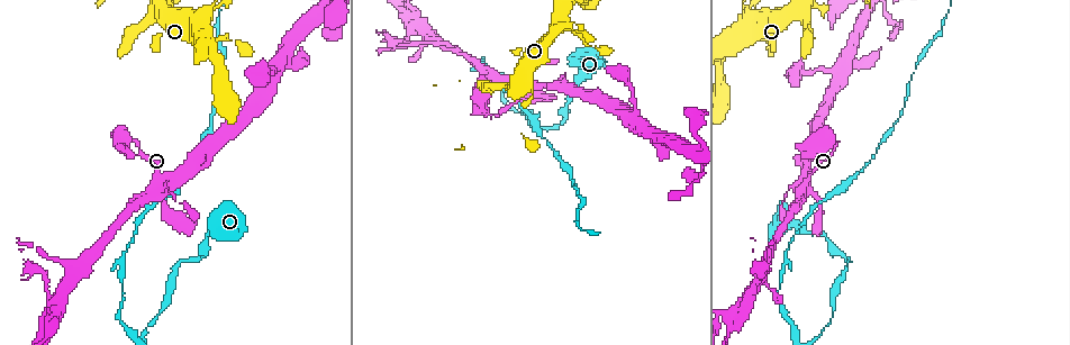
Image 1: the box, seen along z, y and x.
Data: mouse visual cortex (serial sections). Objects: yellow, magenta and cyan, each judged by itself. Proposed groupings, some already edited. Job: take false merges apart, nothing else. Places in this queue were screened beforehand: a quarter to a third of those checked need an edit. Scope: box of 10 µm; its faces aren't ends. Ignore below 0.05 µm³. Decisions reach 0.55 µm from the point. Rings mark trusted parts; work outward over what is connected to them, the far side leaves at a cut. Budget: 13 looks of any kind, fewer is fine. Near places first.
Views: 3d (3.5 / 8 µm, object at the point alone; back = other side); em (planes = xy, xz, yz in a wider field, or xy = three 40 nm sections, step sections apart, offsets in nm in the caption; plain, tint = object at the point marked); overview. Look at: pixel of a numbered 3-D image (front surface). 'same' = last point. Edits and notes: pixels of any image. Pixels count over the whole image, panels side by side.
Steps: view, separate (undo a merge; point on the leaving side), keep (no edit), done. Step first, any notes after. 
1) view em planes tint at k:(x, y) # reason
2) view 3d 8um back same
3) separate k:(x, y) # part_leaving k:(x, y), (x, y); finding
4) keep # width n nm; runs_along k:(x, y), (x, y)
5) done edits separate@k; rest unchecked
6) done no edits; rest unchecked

view 3d 8um back at 1:(486, 112) # sharp bend

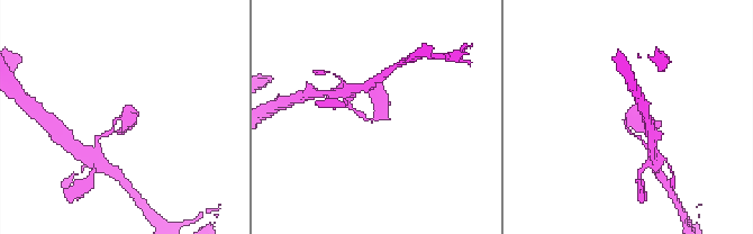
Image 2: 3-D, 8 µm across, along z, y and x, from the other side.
view em xy step 5 tint same # shape alone is not enough

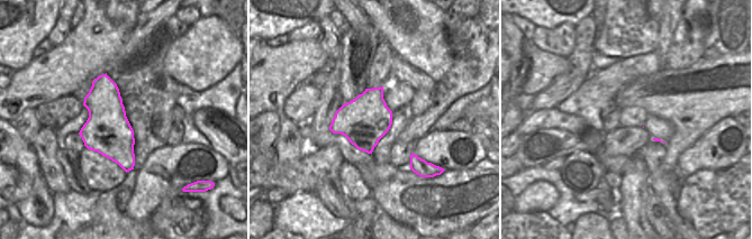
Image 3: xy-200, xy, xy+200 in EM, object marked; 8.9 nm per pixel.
keep # runs_along 2:(354, 110), (365, 120), (380, 113), (381, 84); all the same cell

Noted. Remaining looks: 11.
view 3d 8um at 1:(799, 189) # thick turns thin

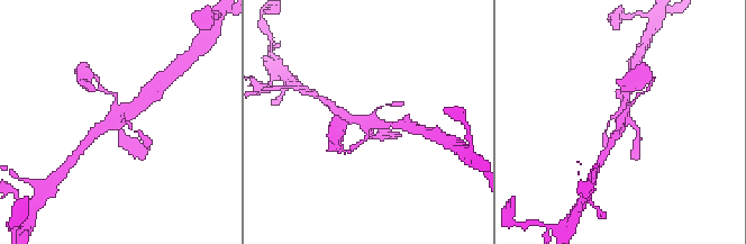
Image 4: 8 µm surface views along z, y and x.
view 3d 3.5um same # zoom in

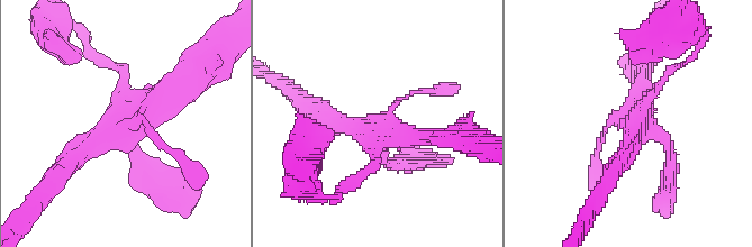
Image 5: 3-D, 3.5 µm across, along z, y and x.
view em xy step 5 tint at 5:(114, 128)

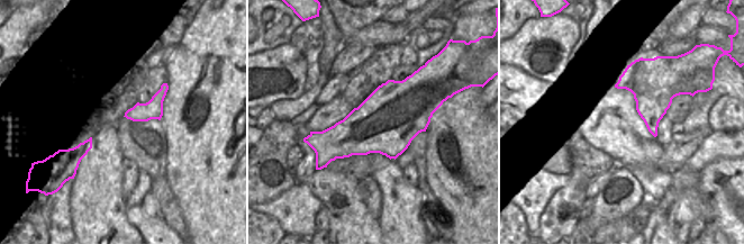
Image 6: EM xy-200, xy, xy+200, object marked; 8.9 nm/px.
keep # runs_along 5:(120, 70), (125, 118), (59, 176); one cell here

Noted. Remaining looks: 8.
view 3d 3.5um back at 1:(412, 15) # four arms meet

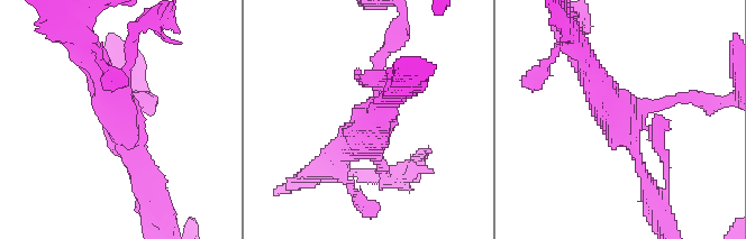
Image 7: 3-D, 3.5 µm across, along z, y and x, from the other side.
view em xy step 3 tint at 7:(120, 122) # arms 4; arm_widths 150, 150, 200, 300 nm

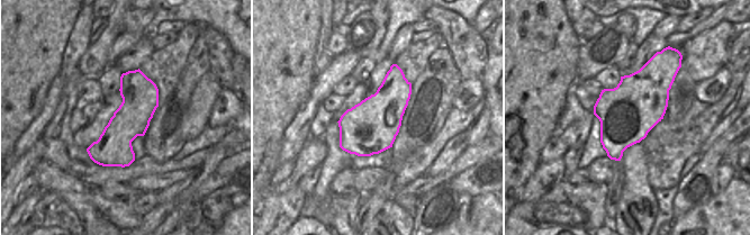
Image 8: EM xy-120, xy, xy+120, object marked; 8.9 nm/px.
keep # runs_along 7:(96, 62), (134, 162); one cell here

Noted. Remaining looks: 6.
view 3d 3.5um at 1:(180, 263) # a narrow waist

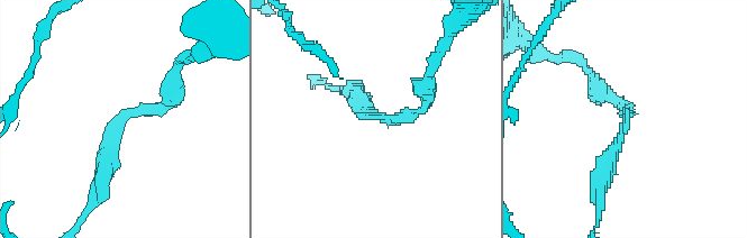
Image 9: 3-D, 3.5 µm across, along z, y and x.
view em xy step 3 tint at 9:(131, 111)

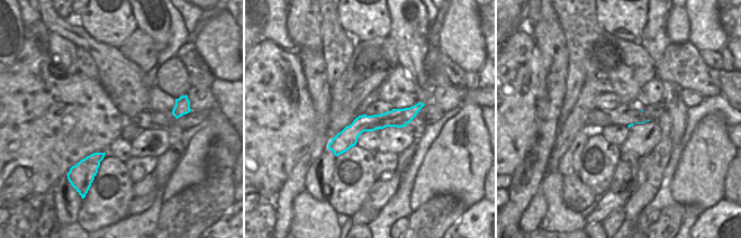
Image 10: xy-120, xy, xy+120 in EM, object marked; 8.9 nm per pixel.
keep # runs_along 9:(174, 85), (174, 99), (119, 122), (105, 175); all the same cell

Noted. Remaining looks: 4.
view 3d 8um at 1:(143, 25) # abrupt turn

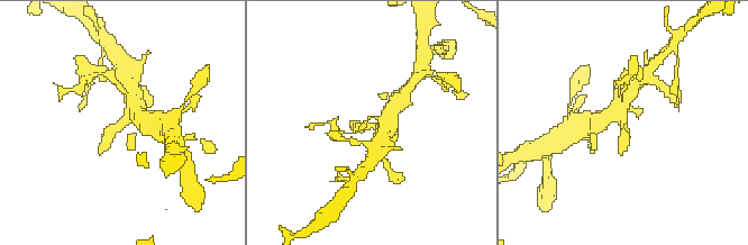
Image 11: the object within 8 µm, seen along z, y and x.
view 3d 3.5um same # closer look

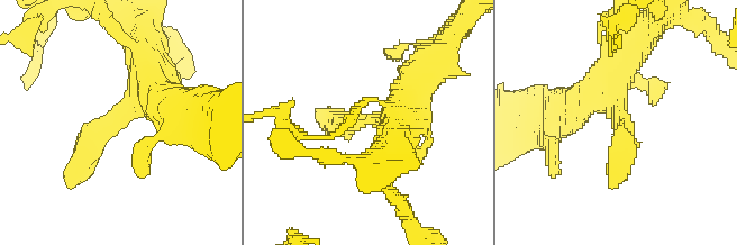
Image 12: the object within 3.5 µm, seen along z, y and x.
view em xy step 5 tint at 12:(117, 120) # shape alone is not enough

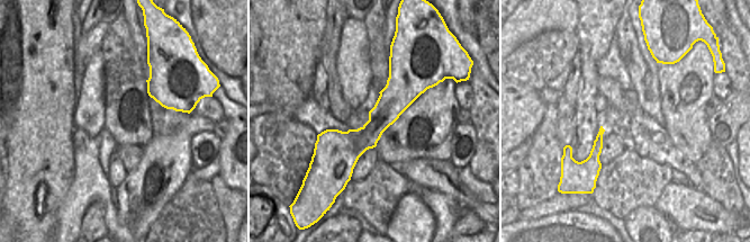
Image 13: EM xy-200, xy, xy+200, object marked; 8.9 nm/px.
keep # runs_along 12:(164, 98), (137, 94), (71, 184); continuous, no second cell

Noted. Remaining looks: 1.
done no edits; rest unchecked

